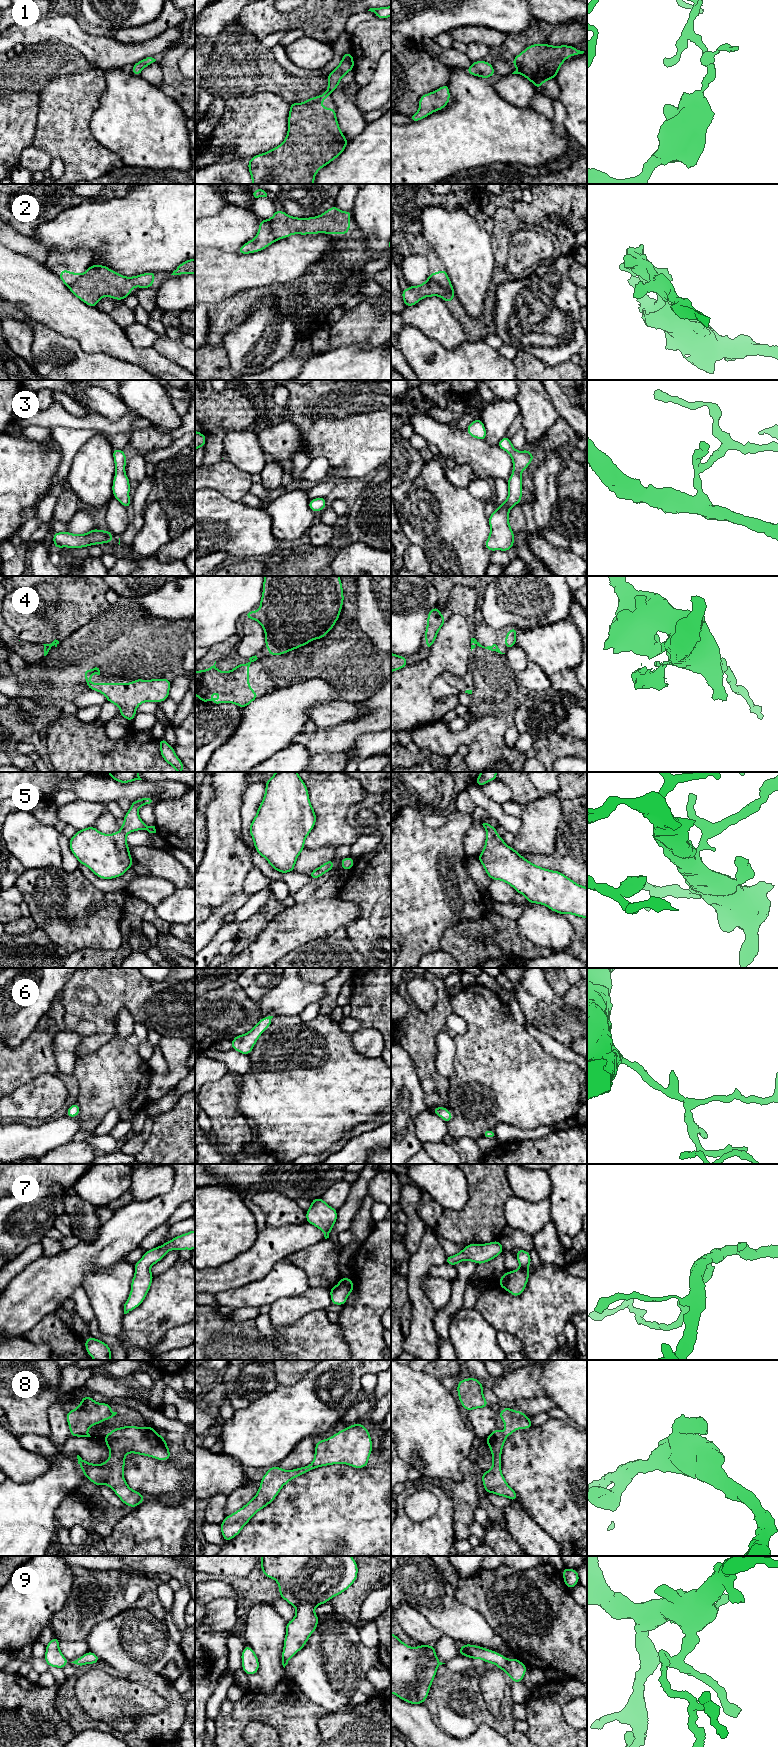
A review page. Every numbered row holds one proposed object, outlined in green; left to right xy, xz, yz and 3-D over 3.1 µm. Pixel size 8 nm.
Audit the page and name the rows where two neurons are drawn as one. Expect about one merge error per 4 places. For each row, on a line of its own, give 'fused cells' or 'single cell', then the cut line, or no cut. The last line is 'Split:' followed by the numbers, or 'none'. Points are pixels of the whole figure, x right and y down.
1: single cell; cut none
2: fused cells; cut yz (429, 277), (447, 288), (454, 296)
3: single cell; cut none
4: fused cells; cut xy (53, 641), (55, 644)
5: single cell; cut none
6: single cell; cut none
7: single cell; cut none
8: single cell; cut none
9: single cell; cut none
Split: 2, 4

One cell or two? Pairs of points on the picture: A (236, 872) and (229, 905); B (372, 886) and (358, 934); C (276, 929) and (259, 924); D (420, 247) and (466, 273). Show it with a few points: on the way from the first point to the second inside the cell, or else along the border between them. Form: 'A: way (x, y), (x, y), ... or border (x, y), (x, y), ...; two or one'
A: border (243, 888), (212, 909); two
B: way (372, 898), (372, 920), (370, 922); one
C: border (276, 915), (250, 944); two
D: border (425, 239), (433, 248), (444, 267); two

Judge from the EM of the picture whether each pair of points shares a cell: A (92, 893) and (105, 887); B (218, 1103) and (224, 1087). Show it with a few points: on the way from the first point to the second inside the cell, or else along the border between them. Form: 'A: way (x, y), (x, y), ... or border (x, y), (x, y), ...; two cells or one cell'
A: border (82, 873), (95, 887), (105, 893); two cells
B: way (220, 1099), (224, 1091); one cell

